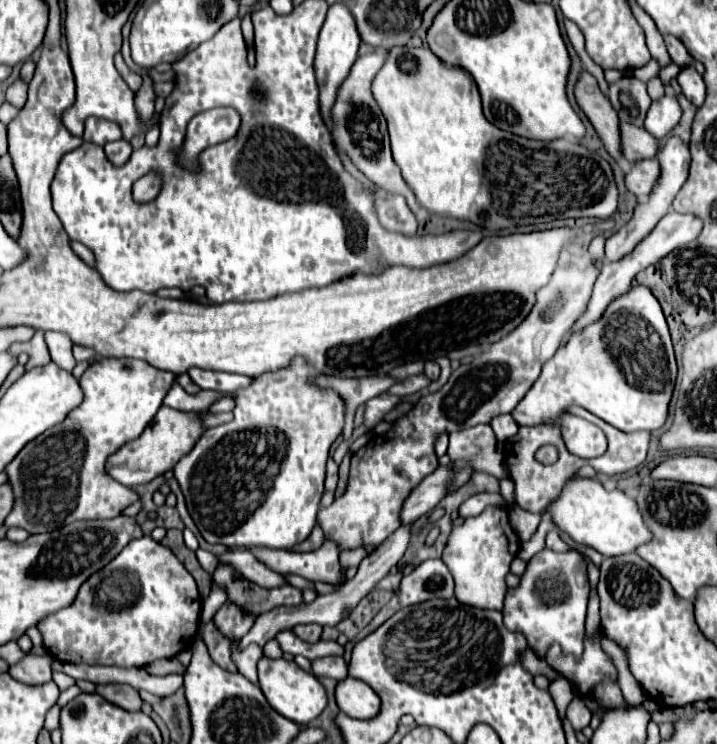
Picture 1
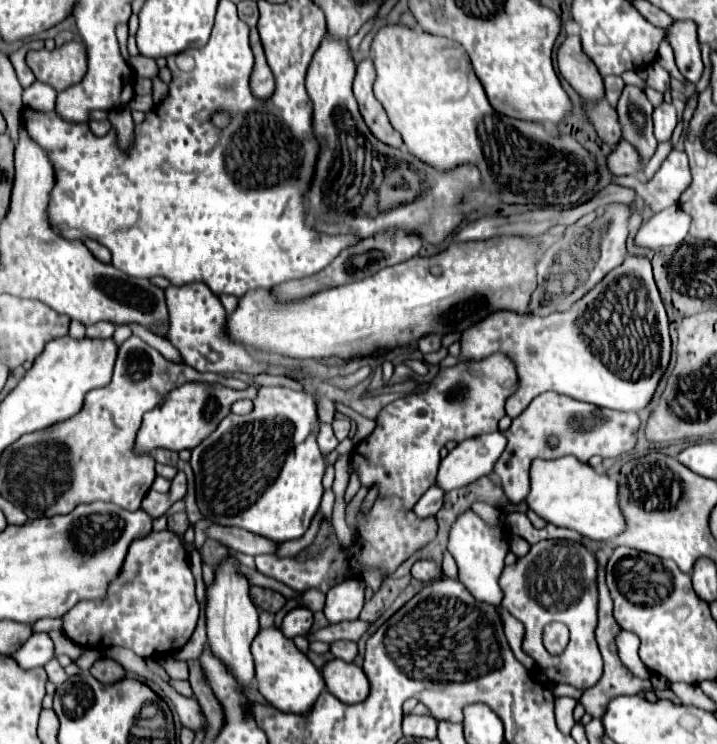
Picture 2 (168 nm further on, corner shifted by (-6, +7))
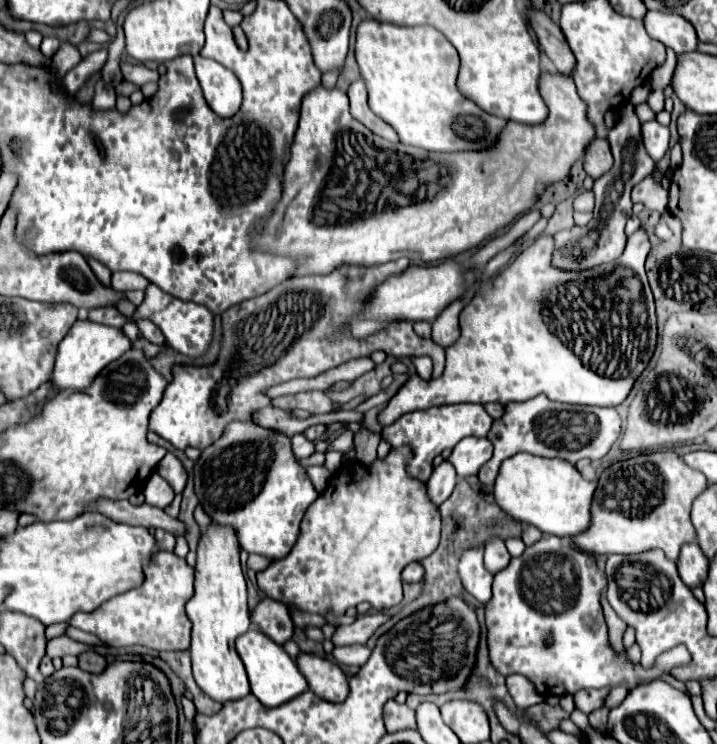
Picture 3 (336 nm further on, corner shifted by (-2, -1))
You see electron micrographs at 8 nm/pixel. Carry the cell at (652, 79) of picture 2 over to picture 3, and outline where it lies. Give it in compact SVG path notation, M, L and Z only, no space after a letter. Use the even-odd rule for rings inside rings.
M653 90L653 92L649 94L647 104L649 104L649 106L651 106L651 110L657 114L657 112L661 112L661 110L663 110L663 100L665 100L663 90Z

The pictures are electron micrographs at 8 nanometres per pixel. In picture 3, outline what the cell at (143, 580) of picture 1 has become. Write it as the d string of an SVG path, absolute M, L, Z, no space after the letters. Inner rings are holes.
M153 550L151 558L143 566L143 572L145 580L141 586L107 600L95 612L77 612L69 624L99 636L113 648L139 644L155 652L189 650L191 620L185 614L185 602L193 596L193 568L173 552Z

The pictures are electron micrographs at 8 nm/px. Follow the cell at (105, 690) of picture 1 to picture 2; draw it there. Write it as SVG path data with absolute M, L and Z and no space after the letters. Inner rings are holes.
M99 658L99 660L91 666L91 674L93 674L99 682L103 682L103 684L113 684L113 682L125 678L123 666L121 666L119 662L111 660L111 658L109 658L109 660L107 660L107 658Z

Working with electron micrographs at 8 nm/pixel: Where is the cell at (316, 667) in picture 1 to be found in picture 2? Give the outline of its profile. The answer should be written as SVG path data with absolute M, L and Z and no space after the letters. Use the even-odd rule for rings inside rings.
M337 640L331 644L331 652L335 658L341 658L345 662L353 662L357 656L357 642L347 642L347 640Z

